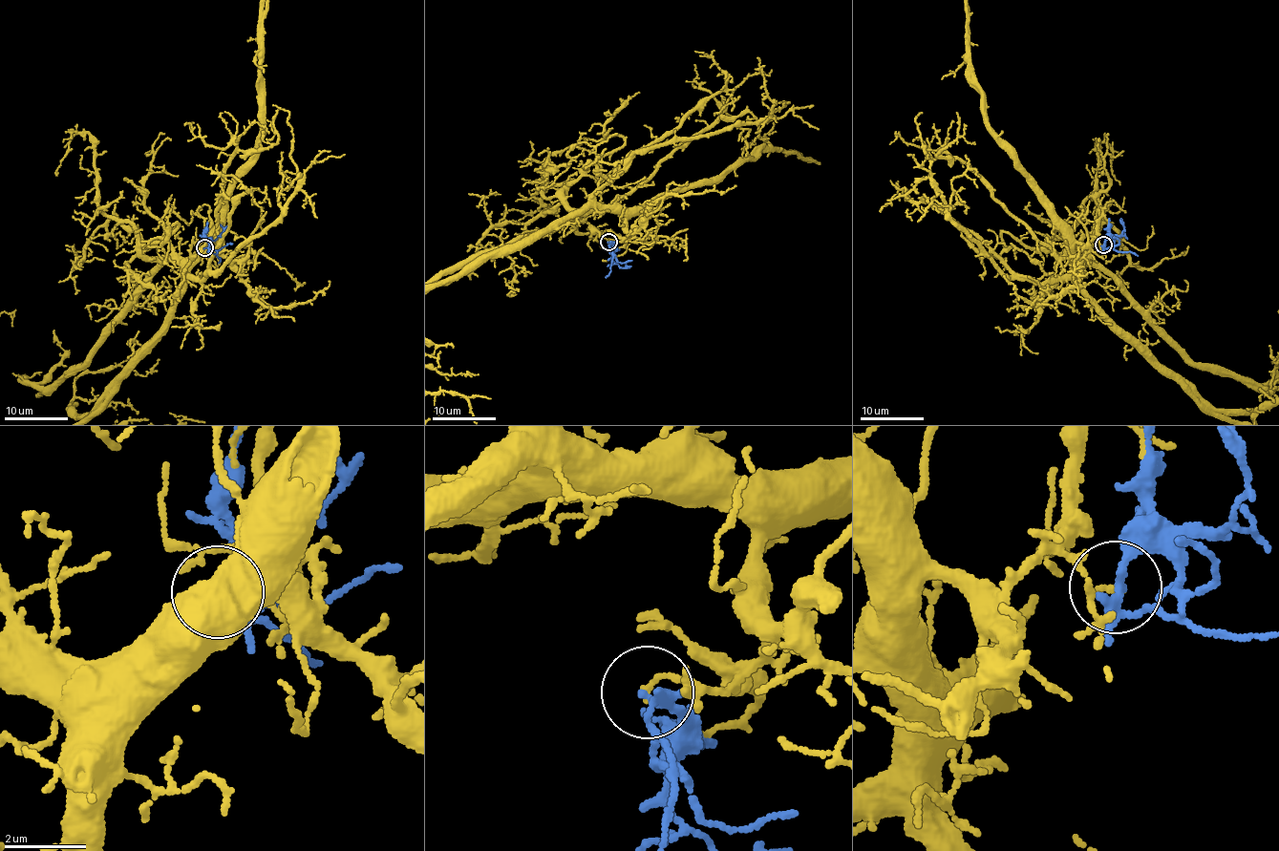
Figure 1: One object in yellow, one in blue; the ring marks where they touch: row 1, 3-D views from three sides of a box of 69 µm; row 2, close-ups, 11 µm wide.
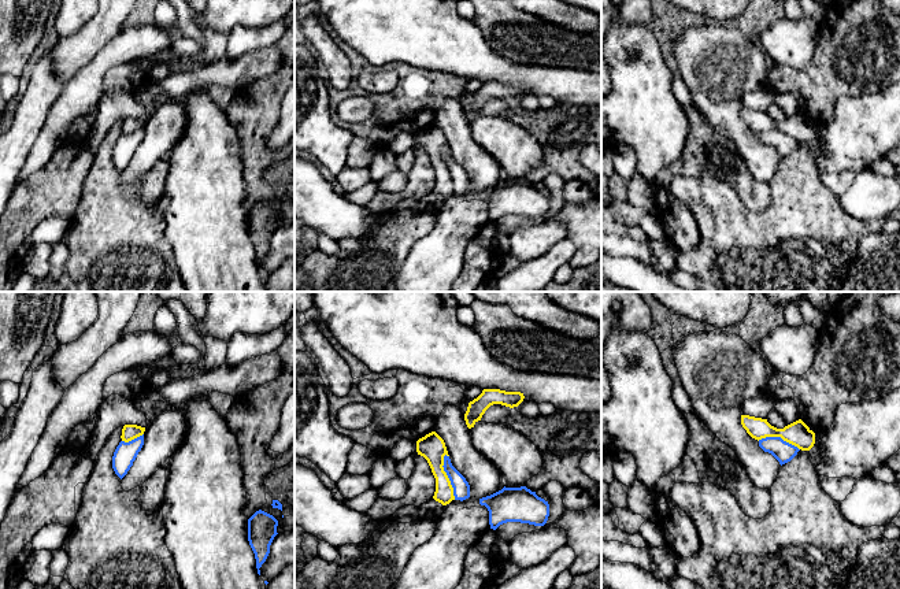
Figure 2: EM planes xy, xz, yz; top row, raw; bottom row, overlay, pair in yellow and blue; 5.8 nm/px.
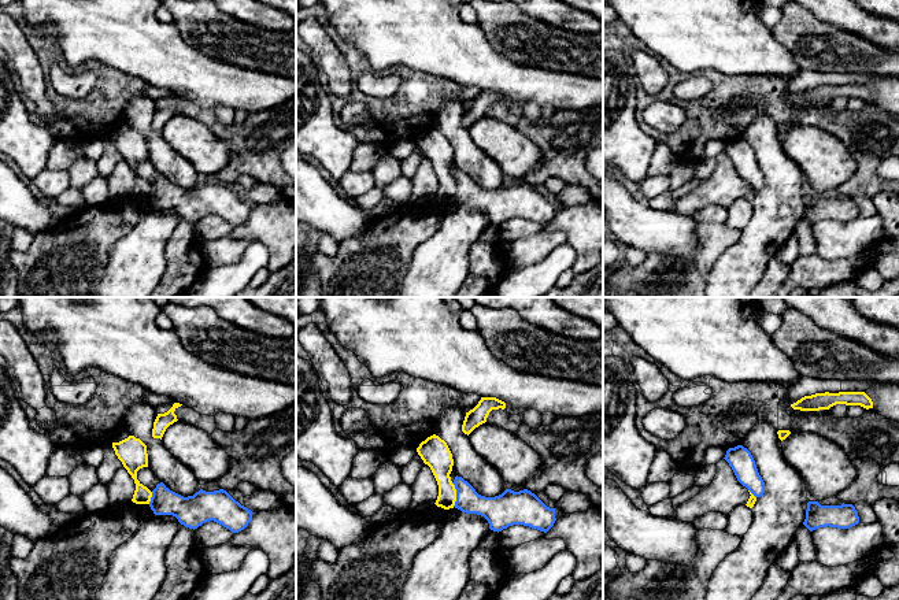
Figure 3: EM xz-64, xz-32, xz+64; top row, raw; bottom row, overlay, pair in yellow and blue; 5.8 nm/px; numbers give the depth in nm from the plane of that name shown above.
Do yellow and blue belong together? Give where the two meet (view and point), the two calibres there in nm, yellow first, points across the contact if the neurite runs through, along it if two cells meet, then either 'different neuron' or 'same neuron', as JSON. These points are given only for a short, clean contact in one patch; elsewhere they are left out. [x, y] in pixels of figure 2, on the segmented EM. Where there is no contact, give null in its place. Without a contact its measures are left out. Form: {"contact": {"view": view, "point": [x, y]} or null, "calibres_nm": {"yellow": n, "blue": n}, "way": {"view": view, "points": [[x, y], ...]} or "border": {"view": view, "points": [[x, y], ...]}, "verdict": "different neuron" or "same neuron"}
{"contact": {"view": "xz", "point": [447, 477]}, "calibres_nm": {"yellow": 160, "blue": 100}, "border": {"view": "xz", "points": [[445, 454], [443, 470], [447, 474], [455, 499]]}, "verdict": "different neuron"}

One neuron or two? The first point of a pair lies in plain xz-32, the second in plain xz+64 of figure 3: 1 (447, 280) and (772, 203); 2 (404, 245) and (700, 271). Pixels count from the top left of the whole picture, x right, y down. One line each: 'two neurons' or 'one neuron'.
1: one neuron
2: one neuron

